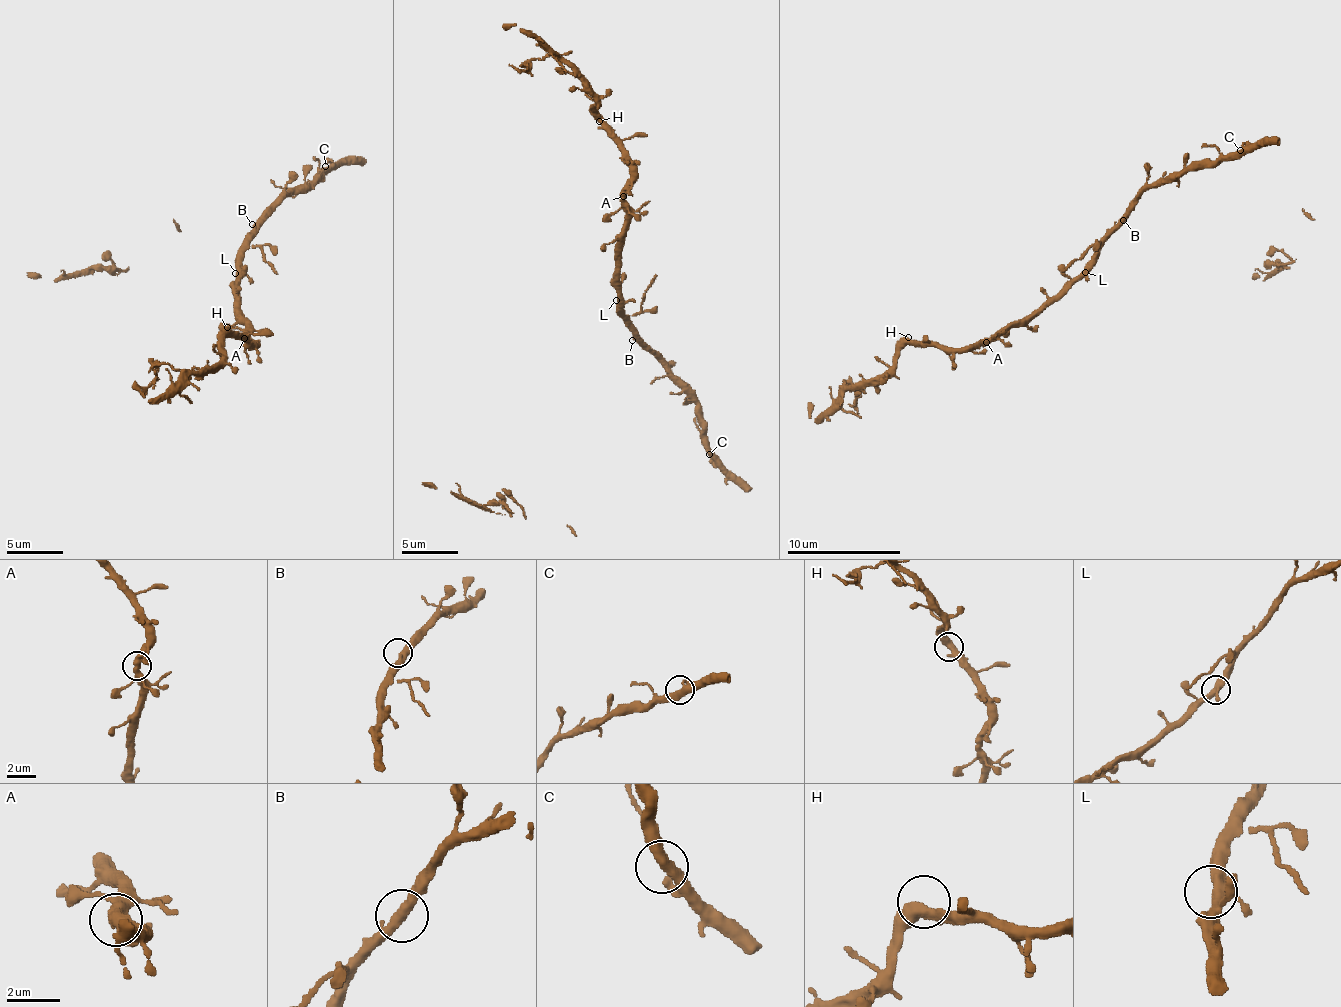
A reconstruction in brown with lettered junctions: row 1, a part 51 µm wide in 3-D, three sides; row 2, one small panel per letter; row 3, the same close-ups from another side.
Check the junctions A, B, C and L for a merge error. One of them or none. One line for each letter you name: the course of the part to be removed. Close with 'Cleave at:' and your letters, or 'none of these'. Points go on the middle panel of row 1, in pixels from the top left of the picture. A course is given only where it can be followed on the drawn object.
Cleave at: none of these

